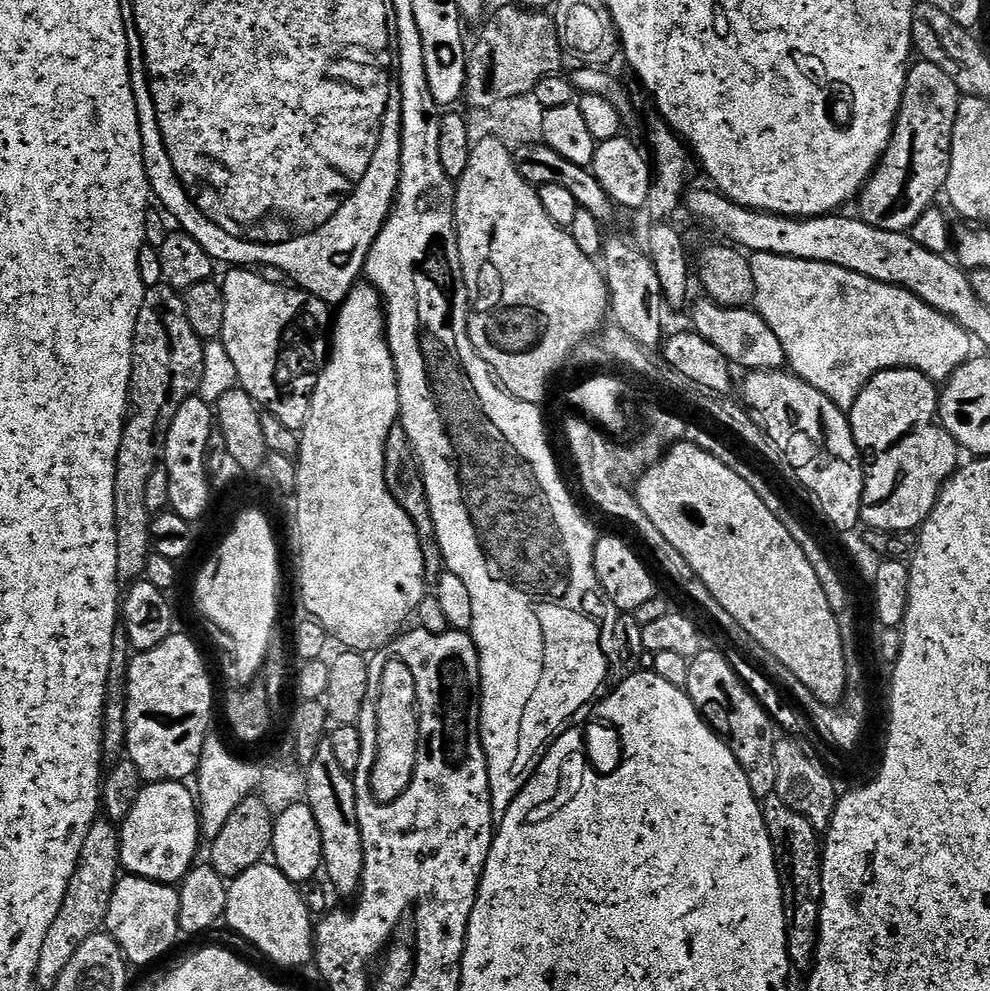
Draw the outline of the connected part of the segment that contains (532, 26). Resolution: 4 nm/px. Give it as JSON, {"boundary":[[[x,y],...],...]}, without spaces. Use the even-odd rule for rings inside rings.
{"boundary":[[[508,4],[492,17],[488,16],[483,21],[484,29],[476,45],[471,45],[463,94],[469,109],[484,108],[494,102],[533,93],[538,82],[557,75],[562,69],[566,53],[560,45],[555,19],[544,10],[515,6]]]}

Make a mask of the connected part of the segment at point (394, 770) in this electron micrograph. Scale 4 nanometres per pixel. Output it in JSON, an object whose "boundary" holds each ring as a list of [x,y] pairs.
{"boundary":[[[392,658],[384,667],[380,688],[376,692],[377,757],[371,774],[370,788],[380,804],[396,801],[413,780],[417,765],[419,736],[418,700],[414,674],[398,658]]]}

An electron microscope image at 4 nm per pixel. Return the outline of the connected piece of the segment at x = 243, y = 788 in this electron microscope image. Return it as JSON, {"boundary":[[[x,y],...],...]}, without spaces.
{"boundary":[[[214,732],[209,733],[206,742],[203,743],[202,758],[199,759],[196,775],[201,835],[210,842],[218,836],[226,824],[226,819],[230,818],[241,802],[259,789],[262,774],[259,765],[254,766],[236,758],[216,735]]]}

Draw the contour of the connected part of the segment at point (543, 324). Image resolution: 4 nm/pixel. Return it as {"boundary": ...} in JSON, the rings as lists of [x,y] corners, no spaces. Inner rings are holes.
{"boundary":[[[485,134],[481,141],[471,145],[469,162],[466,165],[465,173],[458,179],[455,185],[456,190],[456,237],[460,247],[460,261],[462,262],[462,274],[468,287],[468,333],[474,350],[488,367],[492,369],[492,375],[496,377],[501,388],[505,388],[514,398],[522,402],[543,405],[544,395],[548,392],[548,383],[552,375],[560,367],[567,365],[572,359],[572,351],[580,342],[588,337],[595,337],[605,327],[606,313],[610,308],[610,297],[608,294],[608,281],[605,273],[596,265],[597,261],[591,256],[582,254],[578,245],[574,242],[569,229],[560,228],[553,219],[546,214],[545,207],[539,201],[537,189],[516,168],[514,152],[507,149],[494,134]]]}

